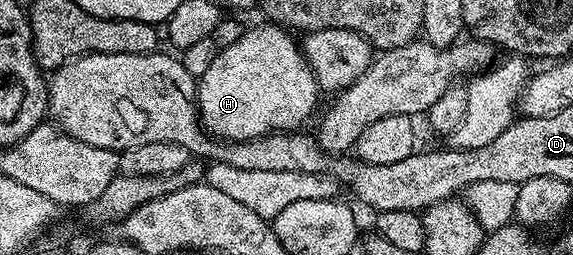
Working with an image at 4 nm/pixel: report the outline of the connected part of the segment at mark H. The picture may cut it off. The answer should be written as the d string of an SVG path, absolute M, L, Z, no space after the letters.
M277 24L265 25L243 29L240 40L219 50L208 72L197 79L198 117L208 134L223 141L247 142L253 138L263 138L265 134L293 131L301 127L298 125L313 112L320 97L314 73L310 71L295 35Z

